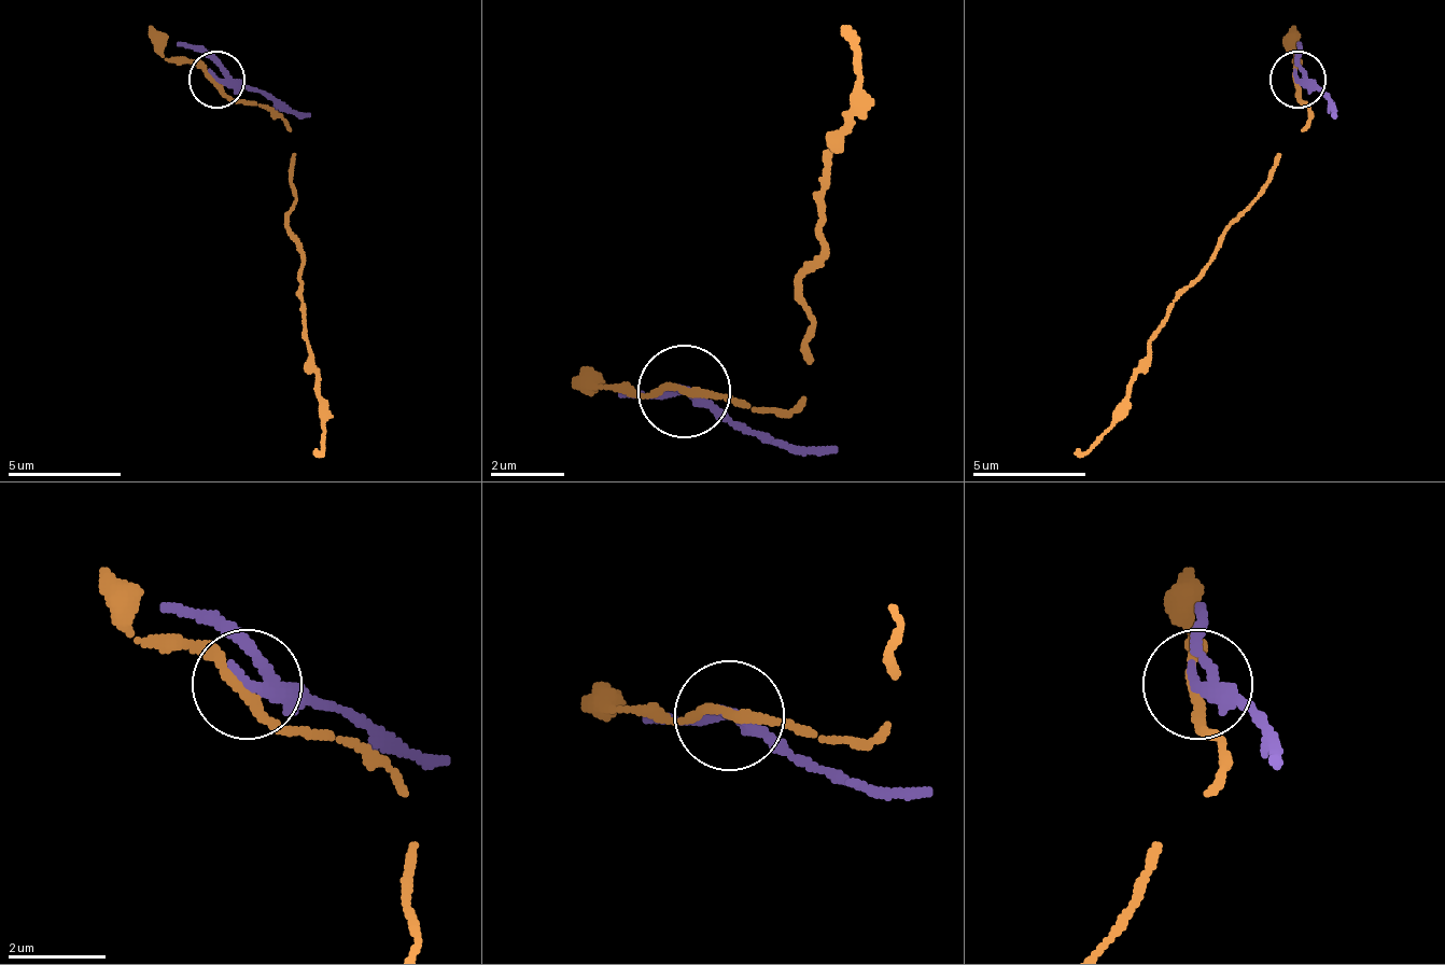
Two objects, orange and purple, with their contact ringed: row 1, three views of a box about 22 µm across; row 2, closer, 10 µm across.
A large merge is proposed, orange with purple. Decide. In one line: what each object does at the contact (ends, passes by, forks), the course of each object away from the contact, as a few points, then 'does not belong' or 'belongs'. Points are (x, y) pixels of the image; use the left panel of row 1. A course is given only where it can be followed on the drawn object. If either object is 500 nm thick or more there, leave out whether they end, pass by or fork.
orange passes by; purple passes by; course orange (215, 78), (226, 95), (266, 106), (289, 129), (295, 191), (289, 231), (323, 423), (323, 446), (311, 452); course purple (215, 78), (311, 117); does not belong

